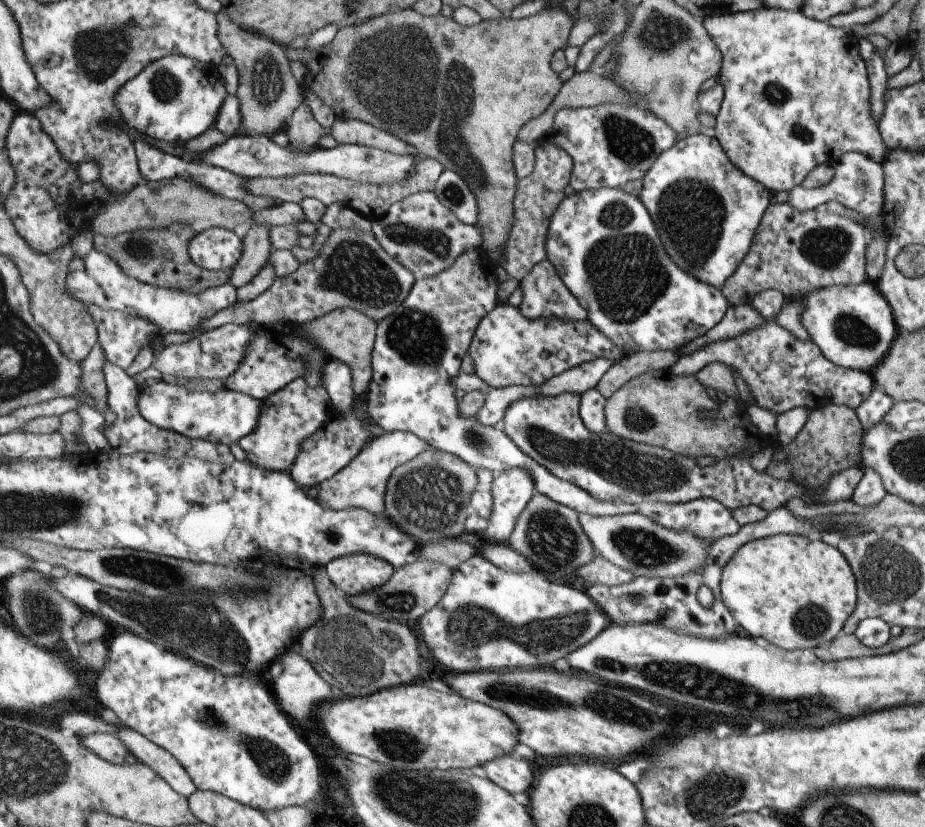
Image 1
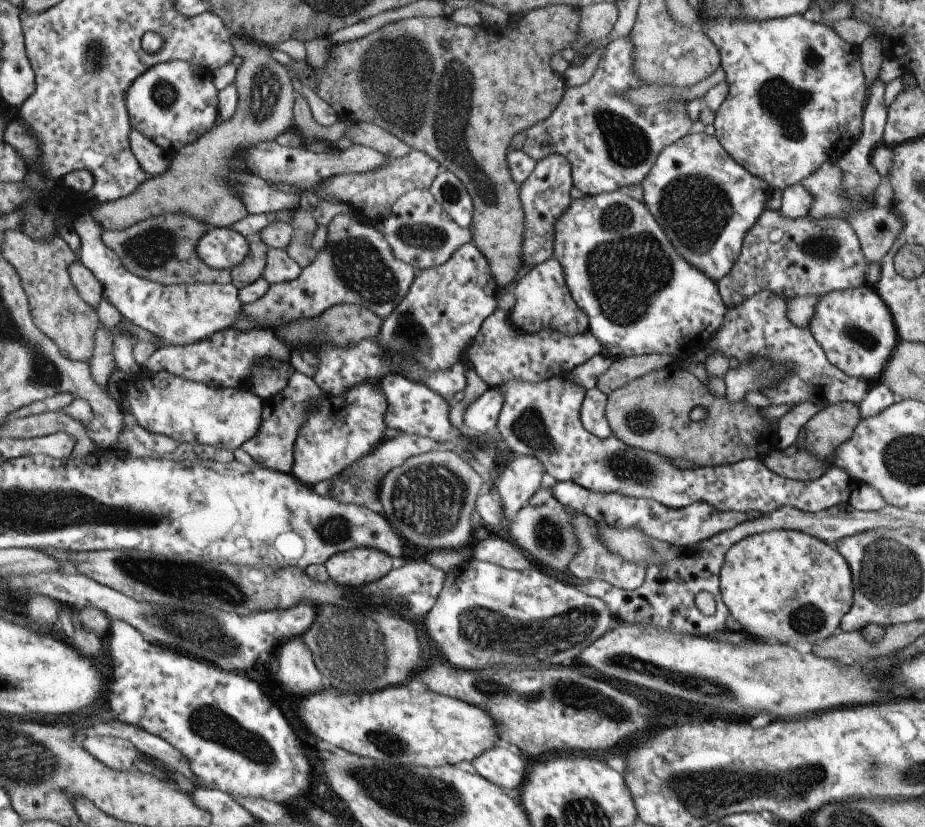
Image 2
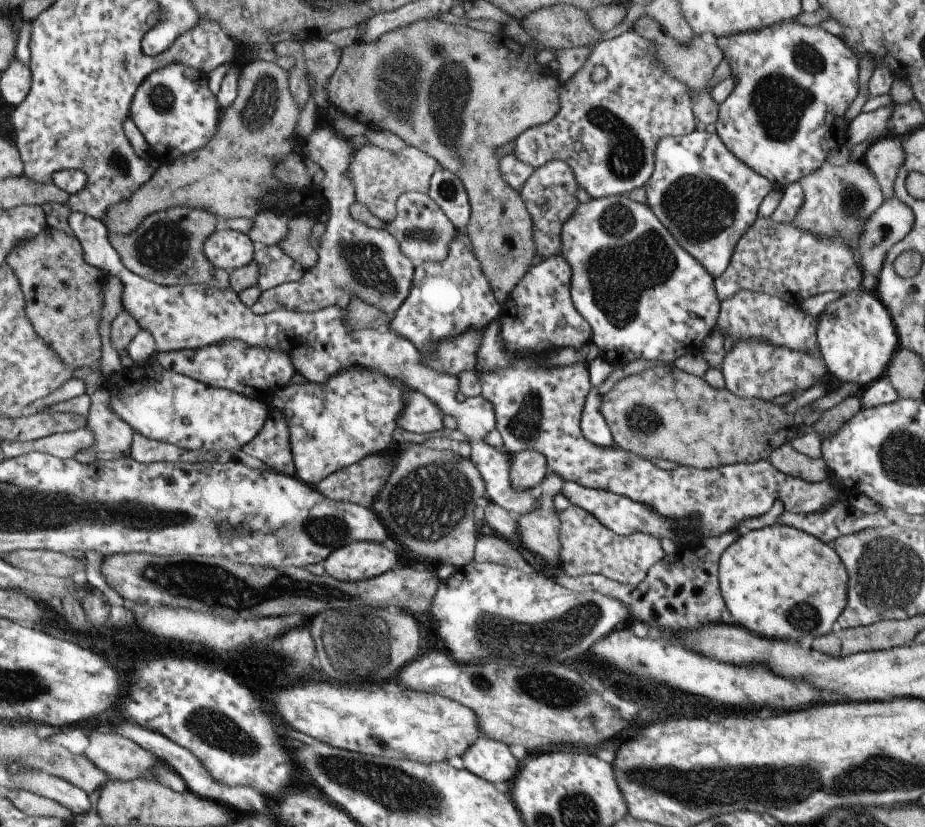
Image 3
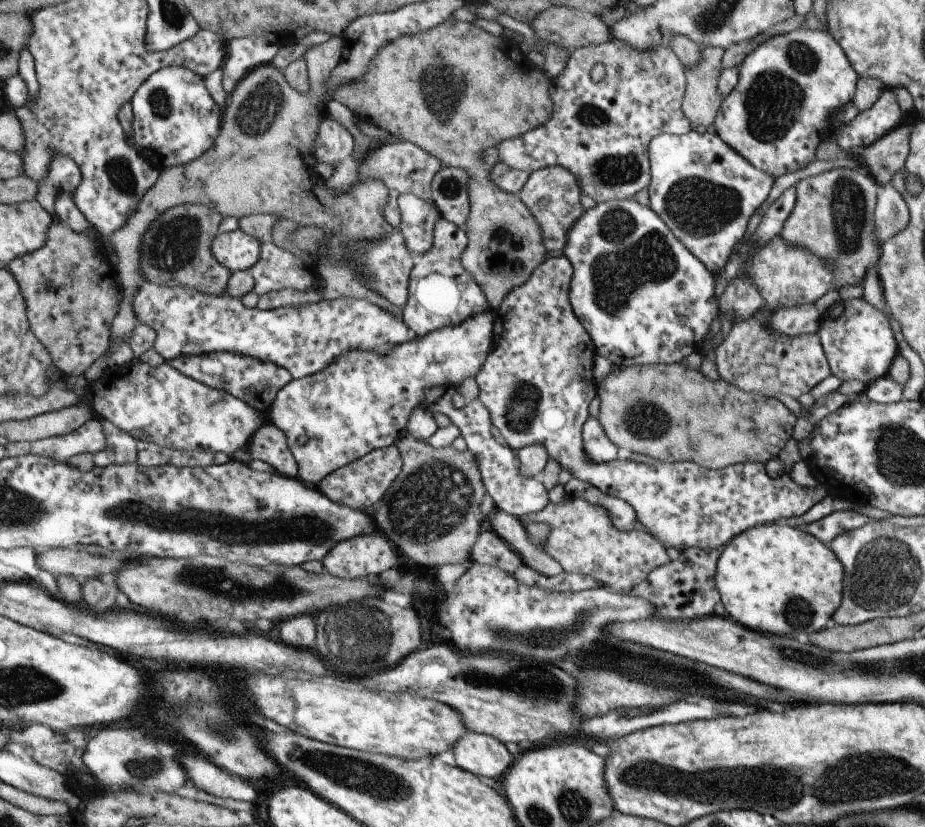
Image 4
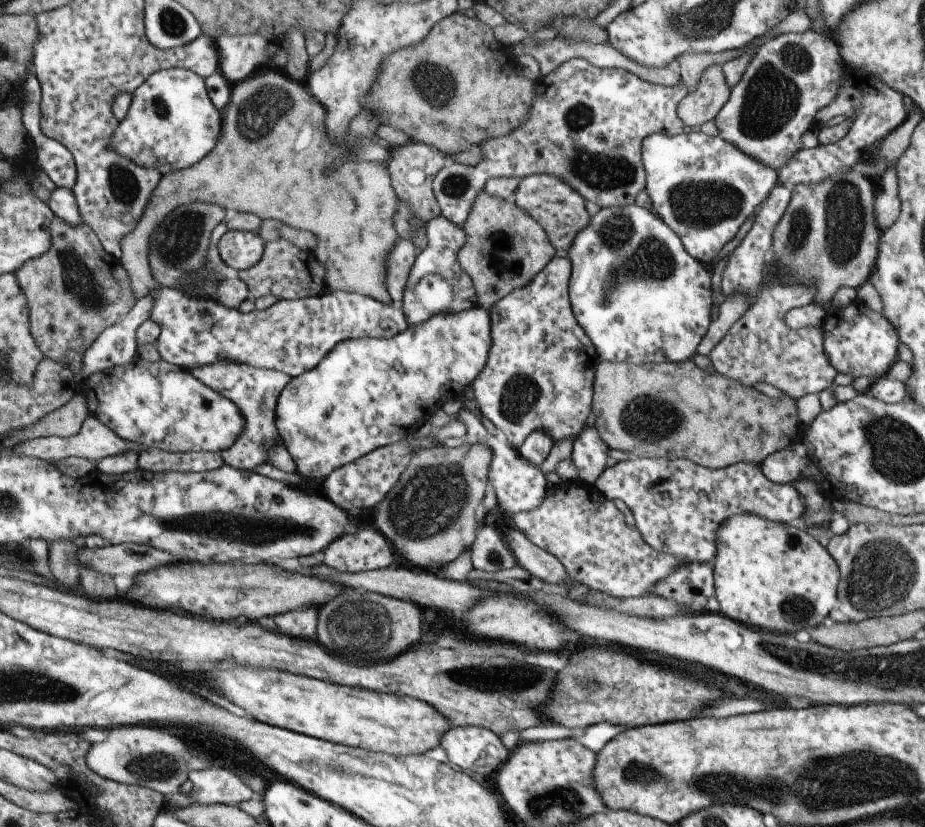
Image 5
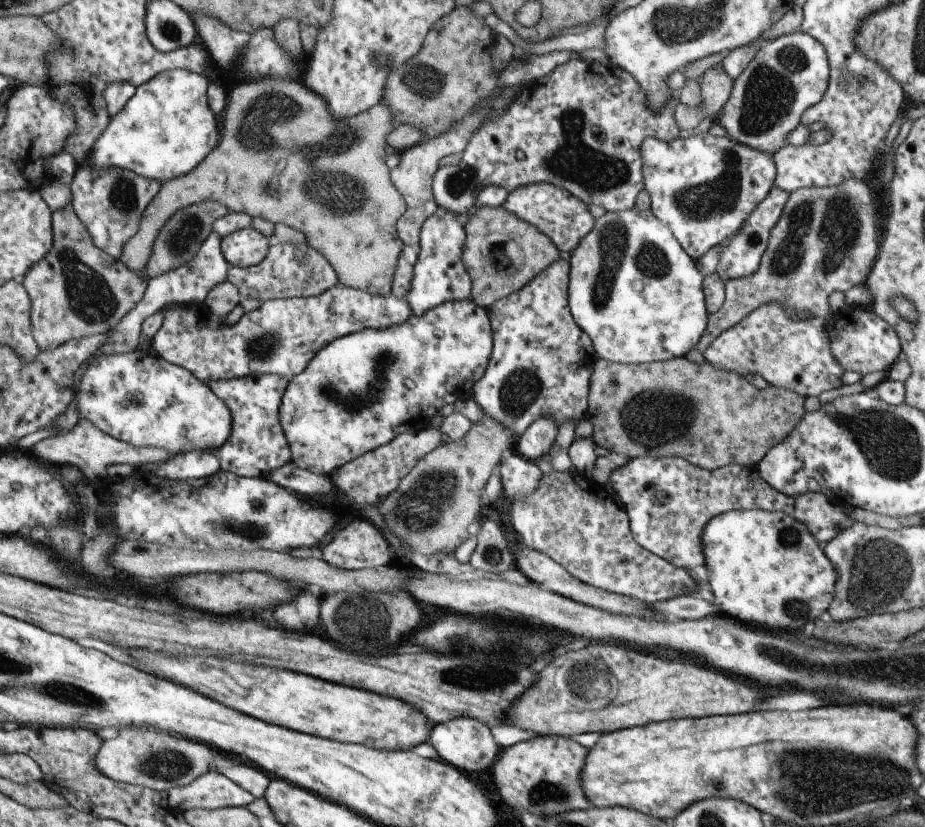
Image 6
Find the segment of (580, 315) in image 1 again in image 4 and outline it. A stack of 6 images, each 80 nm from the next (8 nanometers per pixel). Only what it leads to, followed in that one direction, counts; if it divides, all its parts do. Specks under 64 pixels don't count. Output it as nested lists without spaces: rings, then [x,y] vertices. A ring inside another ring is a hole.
[[[563,255],[558,258],[547,258],[543,260],[543,262],[541,262],[541,264],[533,270],[533,272],[531,272],[531,275],[525,284],[521,284],[519,287],[512,289],[503,298],[503,300],[501,300],[499,306],[491,310],[491,314],[493,316],[492,346],[487,354],[485,362],[483,362],[483,365],[481,366],[481,369],[474,377],[475,384],[477,384],[478,388],[476,397],[478,398],[480,404],[485,406],[485,410],[489,412],[491,425],[497,428],[499,434],[501,435],[500,437],[505,440],[505,444],[507,444],[507,447],[510,450],[517,452],[521,448],[529,446],[529,444],[541,444],[543,449],[547,452],[547,456],[549,456],[549,458],[553,458],[553,460],[557,460],[559,469],[563,468],[563,470],[567,470],[567,472],[571,474],[572,478],[583,480],[583,482],[589,482],[589,484],[591,484],[594,488],[597,488],[599,492],[603,492],[603,494],[607,494],[607,496],[613,496],[613,498],[619,498],[619,500],[623,500],[625,504],[629,504],[630,508],[633,508],[633,512],[635,512],[635,520],[638,527],[645,530],[645,532],[649,532],[649,536],[653,536],[653,540],[657,540],[663,548],[672,547],[678,551],[685,550],[687,548],[701,548],[701,550],[707,550],[707,552],[709,552],[709,550],[713,550],[713,548],[724,546],[731,539],[731,536],[734,536],[735,534],[741,532],[741,530],[750,528],[755,524],[773,523],[781,518],[797,518],[805,514],[811,506],[821,501],[826,496],[825,490],[817,484],[815,485],[815,488],[811,488],[811,490],[809,490],[809,488],[801,488],[801,486],[793,484],[793,480],[787,476],[787,473],[783,474],[783,476],[777,476],[777,478],[769,478],[769,476],[765,474],[765,466],[763,466],[763,463],[736,463],[728,465],[720,470],[714,470],[702,468],[701,466],[697,466],[697,464],[688,461],[645,464],[633,462],[633,460],[620,460],[616,458],[611,460],[611,462],[601,462],[601,464],[591,462],[591,460],[587,458],[587,454],[583,452],[583,448],[581,448],[581,438],[582,426],[588,418],[587,409],[589,403],[596,395],[594,380],[592,378],[592,366],[596,353],[594,352],[593,344],[591,344],[591,340],[589,339],[587,332],[585,332],[581,324],[579,324],[579,320],[577,320],[575,314],[573,314],[571,310],[571,306],[569,305],[568,287],[571,274],[571,264],[567,258],[564,258]]]

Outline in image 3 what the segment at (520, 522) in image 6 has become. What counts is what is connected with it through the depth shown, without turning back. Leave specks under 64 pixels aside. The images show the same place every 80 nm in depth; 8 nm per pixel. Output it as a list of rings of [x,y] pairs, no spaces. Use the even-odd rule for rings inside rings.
[[[570,505],[556,513],[560,520],[558,539],[561,543],[557,568],[570,577],[601,575],[619,584],[636,587],[645,578],[649,567],[665,555],[658,538],[645,533],[615,534],[582,508]]]

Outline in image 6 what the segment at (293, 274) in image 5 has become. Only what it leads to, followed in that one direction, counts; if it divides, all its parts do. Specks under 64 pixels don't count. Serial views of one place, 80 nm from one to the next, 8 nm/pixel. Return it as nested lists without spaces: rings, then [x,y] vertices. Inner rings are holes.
[[[273,240],[269,256],[261,264],[249,268],[230,264],[227,282],[239,288],[243,299],[265,302],[272,299],[320,296],[339,285],[339,276],[328,258],[309,244],[303,242],[299,245]]]

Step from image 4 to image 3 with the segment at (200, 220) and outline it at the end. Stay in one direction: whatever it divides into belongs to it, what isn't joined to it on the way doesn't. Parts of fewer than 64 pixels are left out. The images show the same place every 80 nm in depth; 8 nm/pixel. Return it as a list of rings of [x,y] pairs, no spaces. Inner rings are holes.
[[[179,206],[149,215],[127,236],[110,232],[110,241],[120,252],[125,266],[147,280],[165,286],[199,283],[226,289],[232,273],[217,268],[204,251],[205,241],[220,227],[222,222],[213,212]]]

